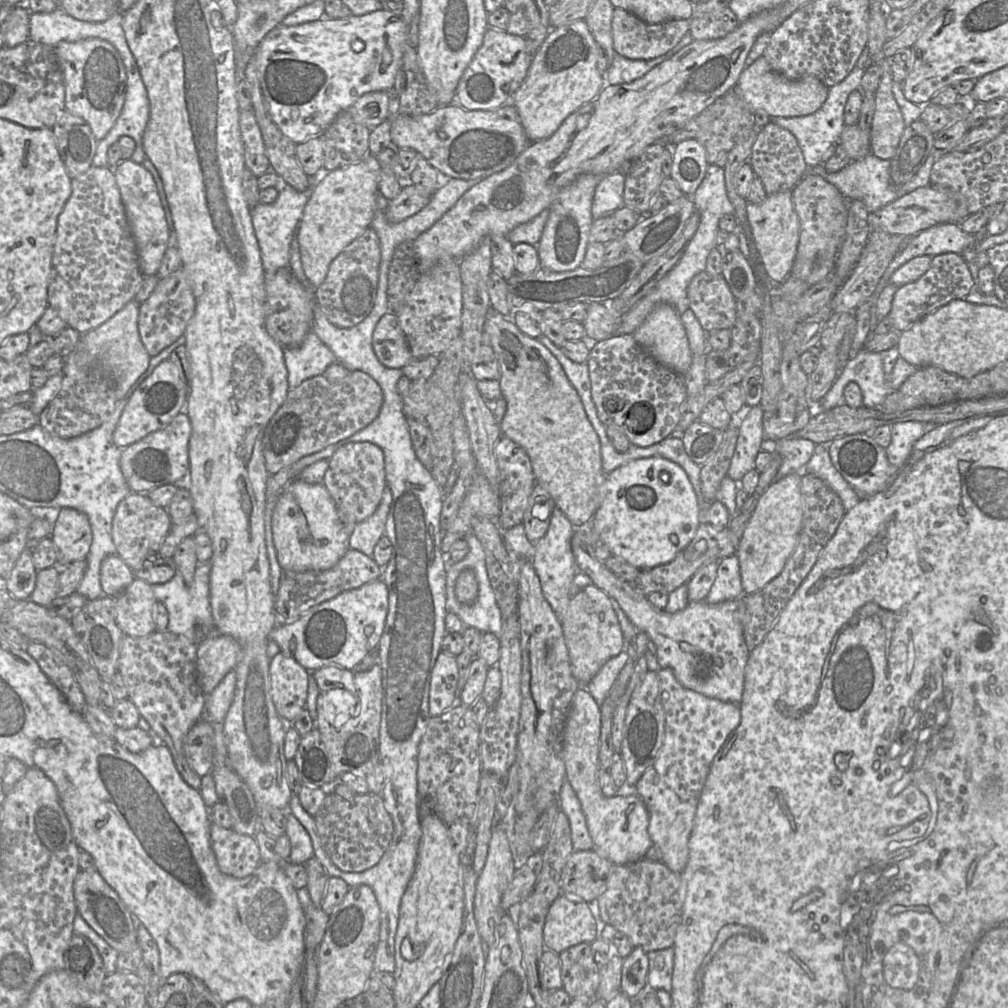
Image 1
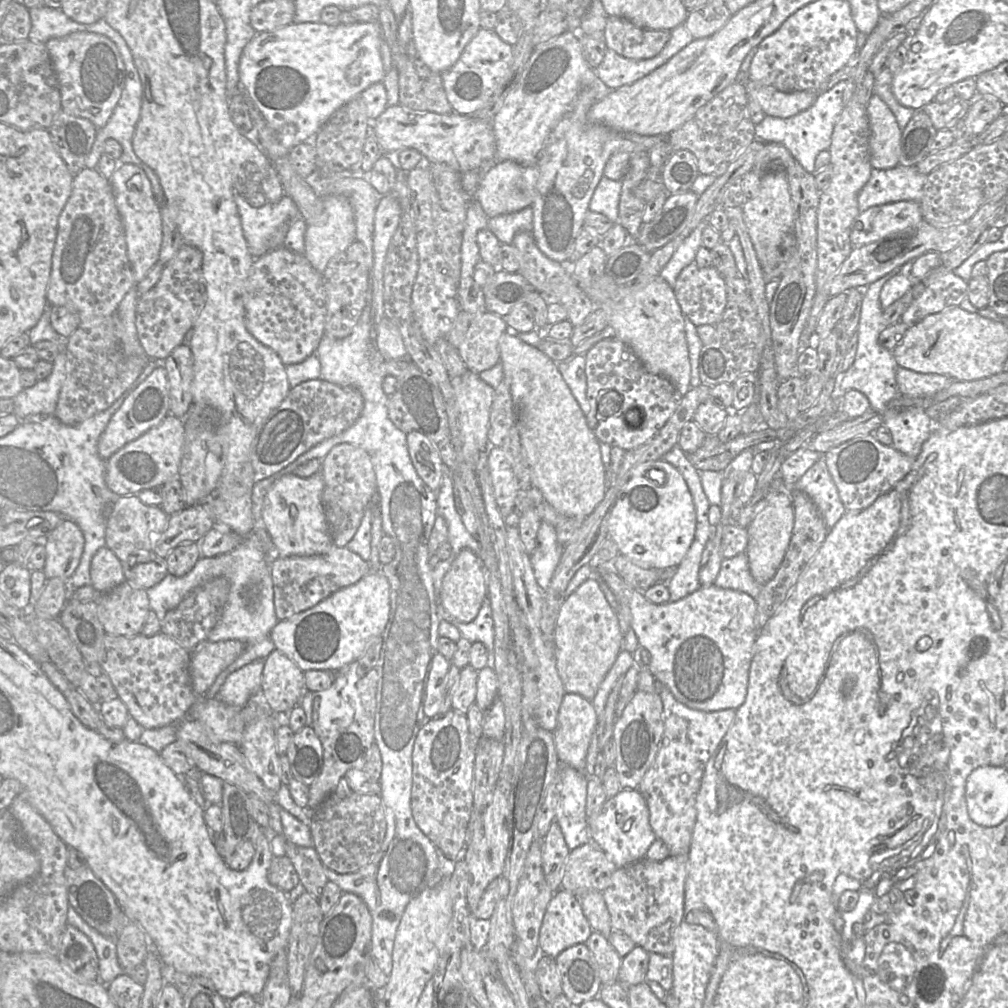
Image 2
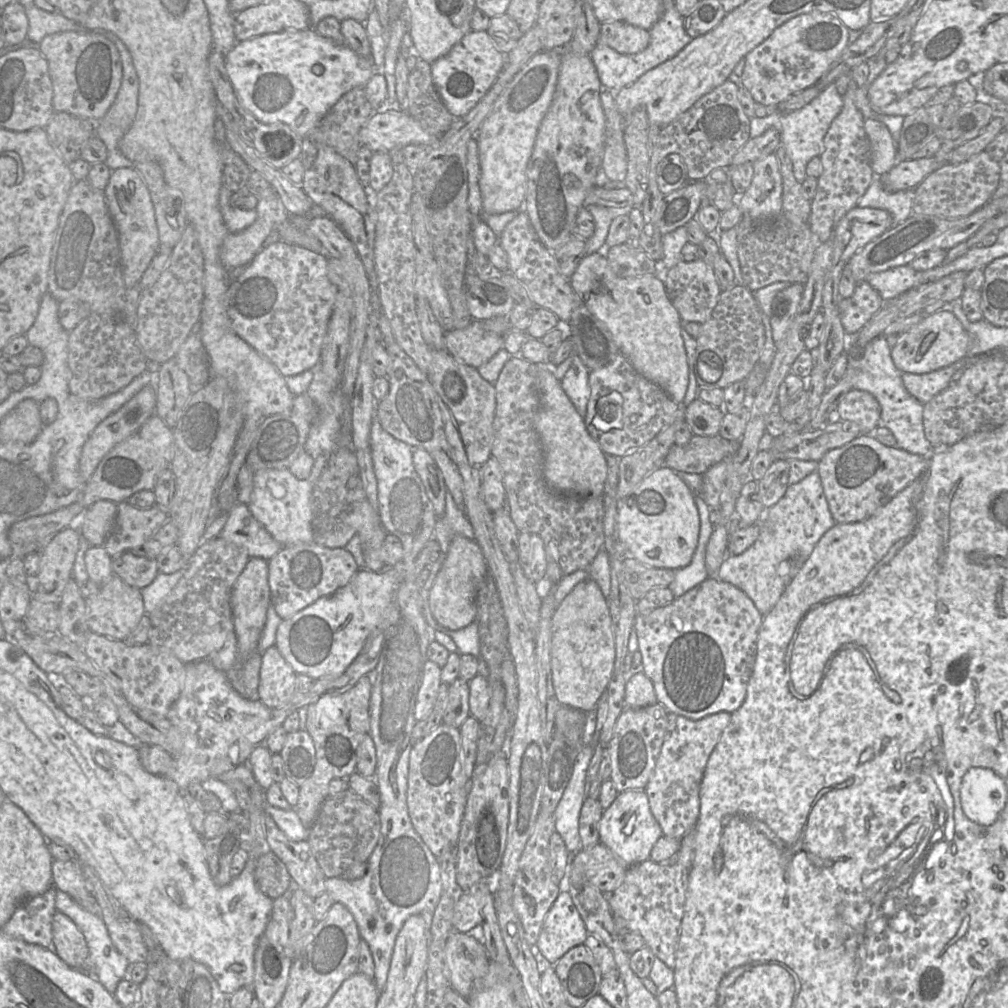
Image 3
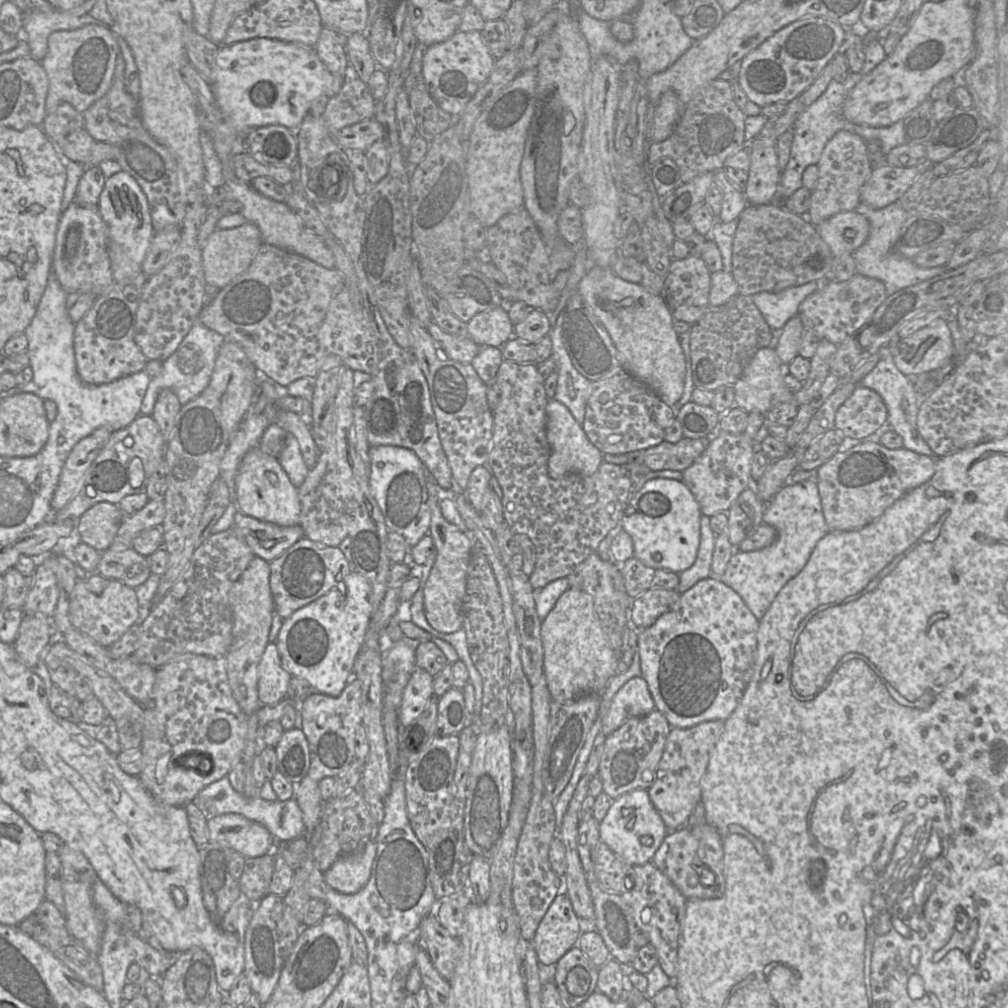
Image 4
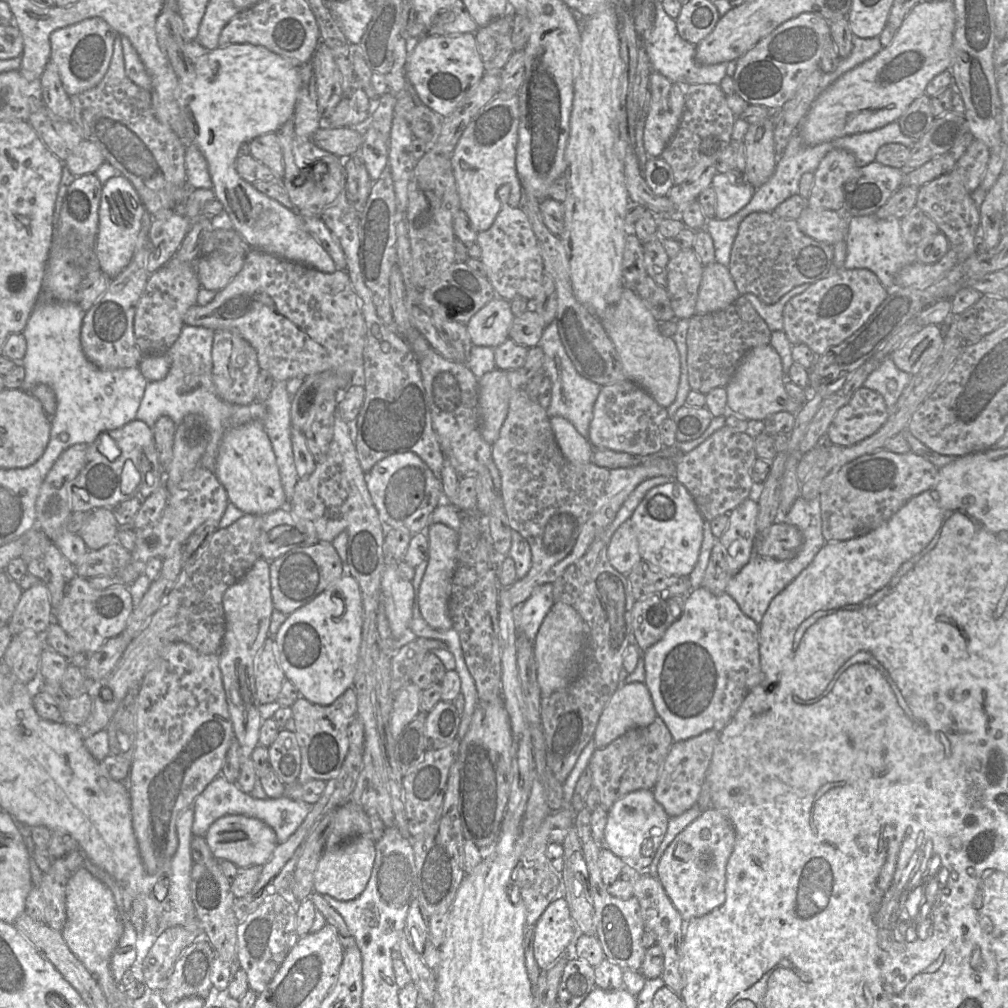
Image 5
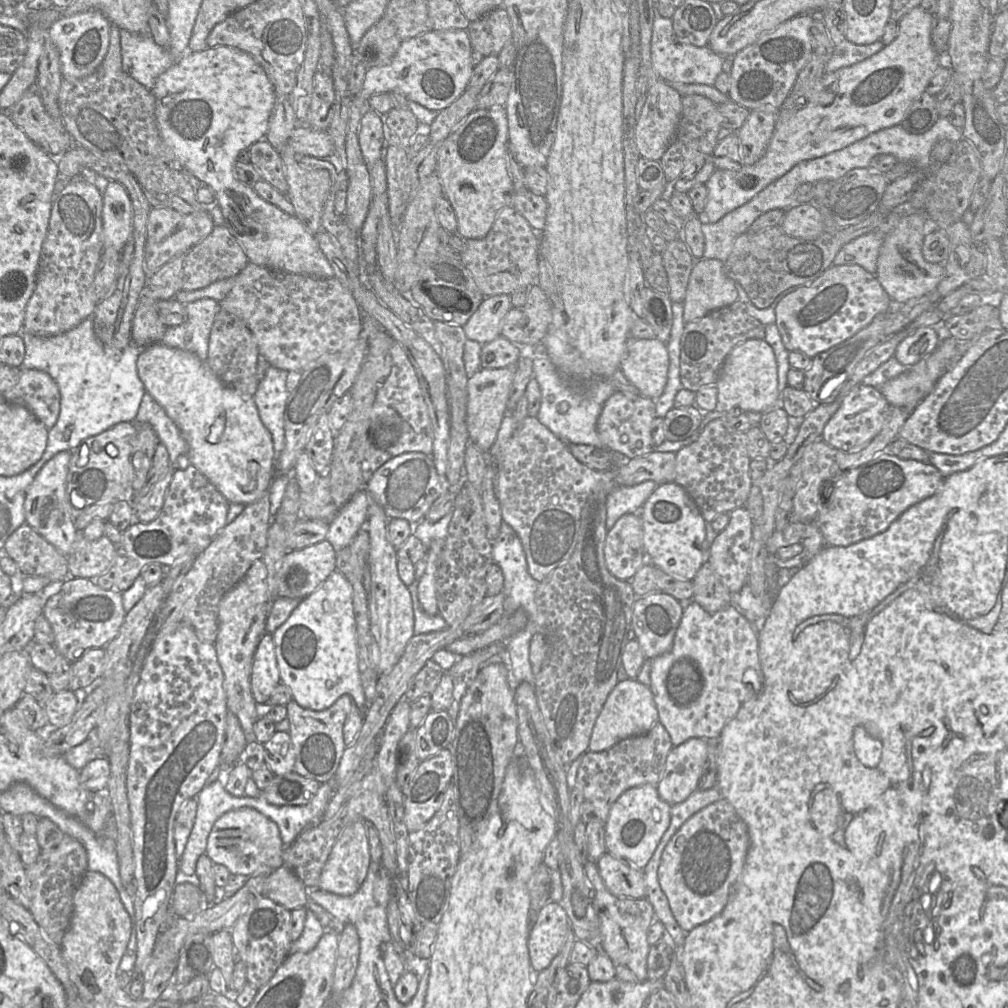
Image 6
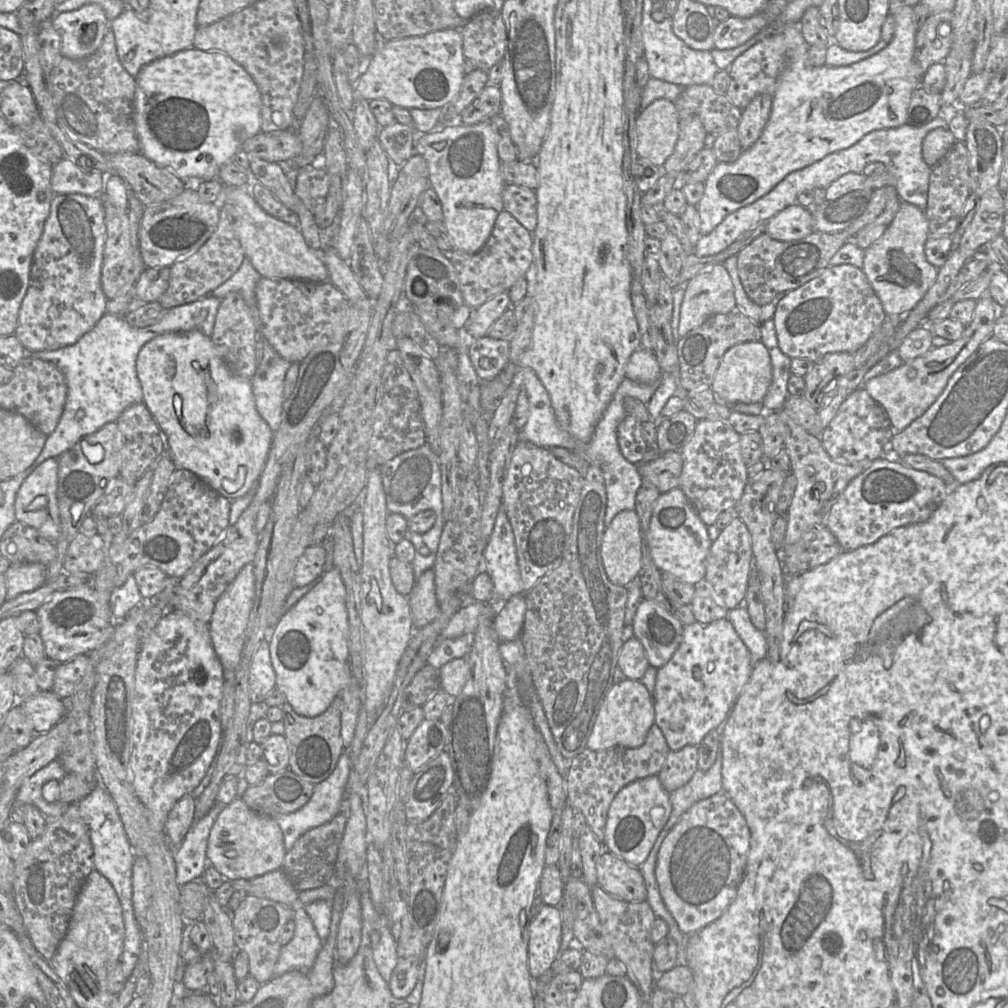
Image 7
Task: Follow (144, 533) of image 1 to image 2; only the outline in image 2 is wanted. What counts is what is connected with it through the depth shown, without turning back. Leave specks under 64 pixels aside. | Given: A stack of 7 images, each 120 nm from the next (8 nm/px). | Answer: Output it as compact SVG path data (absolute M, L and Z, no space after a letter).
M137 495L119 496L107 519L105 544L117 556L120 562L128 561L128 557L137 551L152 551L155 539L166 529L169 516L161 506L144 504Z

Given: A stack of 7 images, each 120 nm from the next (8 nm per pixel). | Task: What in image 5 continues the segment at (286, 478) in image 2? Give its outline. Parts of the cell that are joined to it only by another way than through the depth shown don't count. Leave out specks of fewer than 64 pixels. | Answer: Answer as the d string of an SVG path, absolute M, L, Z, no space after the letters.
M250 421L225 432L214 473L224 487L229 502L244 514L266 515L280 508L288 508L276 457L260 421Z

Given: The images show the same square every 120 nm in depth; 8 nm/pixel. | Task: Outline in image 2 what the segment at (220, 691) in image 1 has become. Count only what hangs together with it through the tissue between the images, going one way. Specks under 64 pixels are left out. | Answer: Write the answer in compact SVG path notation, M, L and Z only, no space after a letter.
M255 660L231 673L217 692L217 697L231 706L245 706L251 696L261 691L264 660Z

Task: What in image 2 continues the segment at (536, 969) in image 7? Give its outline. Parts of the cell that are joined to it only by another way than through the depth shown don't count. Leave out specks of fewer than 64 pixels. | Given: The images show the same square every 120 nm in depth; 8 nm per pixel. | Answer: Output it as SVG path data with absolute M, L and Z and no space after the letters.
M560 888L544 914L539 934L540 952L555 959L563 950L585 943L592 932L577 897Z

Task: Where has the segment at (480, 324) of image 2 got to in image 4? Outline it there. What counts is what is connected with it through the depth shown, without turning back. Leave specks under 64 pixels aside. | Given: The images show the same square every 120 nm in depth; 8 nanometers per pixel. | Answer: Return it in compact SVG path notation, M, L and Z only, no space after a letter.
M430 322L427 331L439 345L443 355L451 360L470 364L479 353L478 346L469 336L458 337L446 333L436 323Z

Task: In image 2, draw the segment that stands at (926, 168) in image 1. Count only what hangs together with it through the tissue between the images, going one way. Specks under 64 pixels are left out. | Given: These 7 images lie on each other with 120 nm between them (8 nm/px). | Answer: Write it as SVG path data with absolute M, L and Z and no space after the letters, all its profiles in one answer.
M896 166L887 170L872 168L871 176L858 194L860 212L883 204L914 201L923 196L927 175L920 173L916 166Z

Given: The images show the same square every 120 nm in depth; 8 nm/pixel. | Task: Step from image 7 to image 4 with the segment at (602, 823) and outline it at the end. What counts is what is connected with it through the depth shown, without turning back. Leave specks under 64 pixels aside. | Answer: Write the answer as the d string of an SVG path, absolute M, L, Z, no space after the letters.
M657 709L649 714L628 719L611 733L605 742L598 774L603 791L613 799L635 789L649 789L657 777L658 764L671 731L665 715Z

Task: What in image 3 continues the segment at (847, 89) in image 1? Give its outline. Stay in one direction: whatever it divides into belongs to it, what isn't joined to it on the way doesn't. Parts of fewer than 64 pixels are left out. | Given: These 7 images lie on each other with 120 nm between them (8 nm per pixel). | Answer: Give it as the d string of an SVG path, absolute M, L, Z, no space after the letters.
M835 83L823 89L820 94L804 107L782 113L776 110L764 117L750 118L750 138L762 135L767 129L774 127L781 135L781 144L785 147L793 165L796 180L802 183L806 178L806 166L813 157L820 156L824 151L824 137L835 117L843 107L843 96L837 91Z

